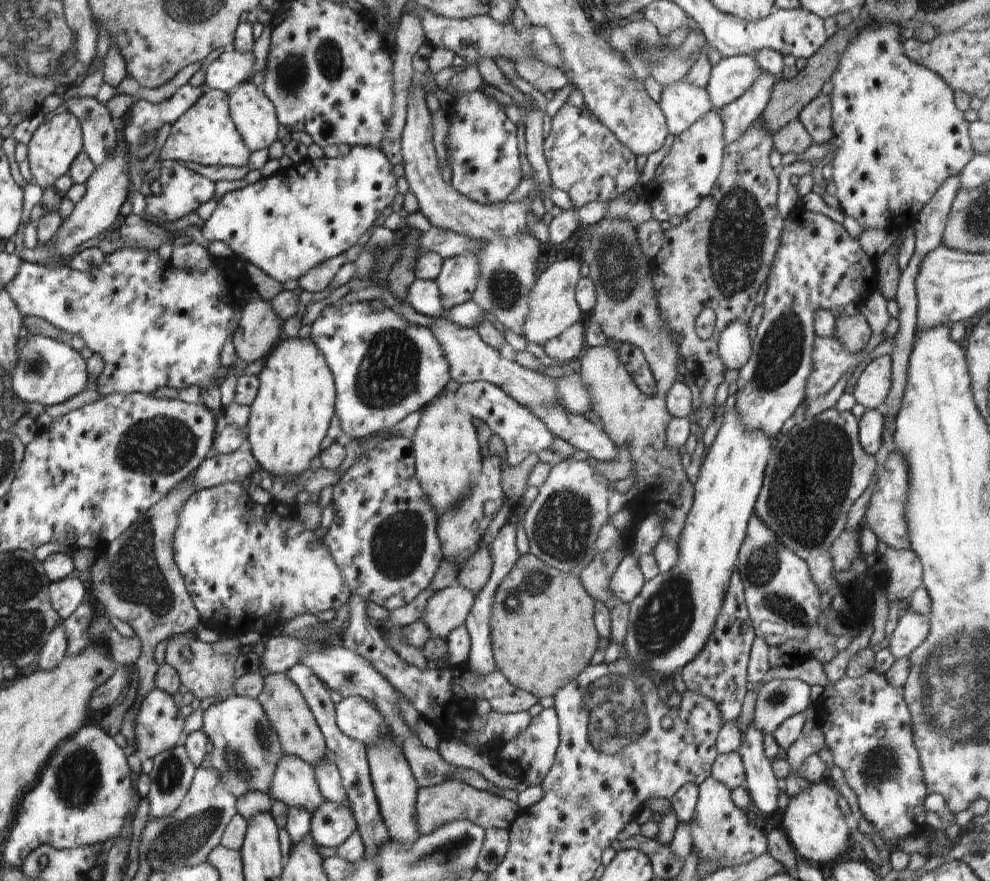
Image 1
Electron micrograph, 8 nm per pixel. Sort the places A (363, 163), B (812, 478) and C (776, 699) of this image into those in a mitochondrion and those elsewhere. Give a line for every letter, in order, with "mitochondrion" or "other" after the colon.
A: other
B: mitochondrion
C: mitochondrion

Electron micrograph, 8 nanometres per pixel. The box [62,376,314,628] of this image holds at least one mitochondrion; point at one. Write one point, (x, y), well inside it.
(136, 568)

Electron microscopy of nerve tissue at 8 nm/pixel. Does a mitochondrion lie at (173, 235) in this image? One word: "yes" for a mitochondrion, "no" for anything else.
no

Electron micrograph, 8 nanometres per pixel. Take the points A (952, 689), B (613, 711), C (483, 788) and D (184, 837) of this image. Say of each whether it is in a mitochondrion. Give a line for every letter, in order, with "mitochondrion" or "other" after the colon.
A: mitochondrion
B: mitochondrion
C: other
D: mitochondrion

